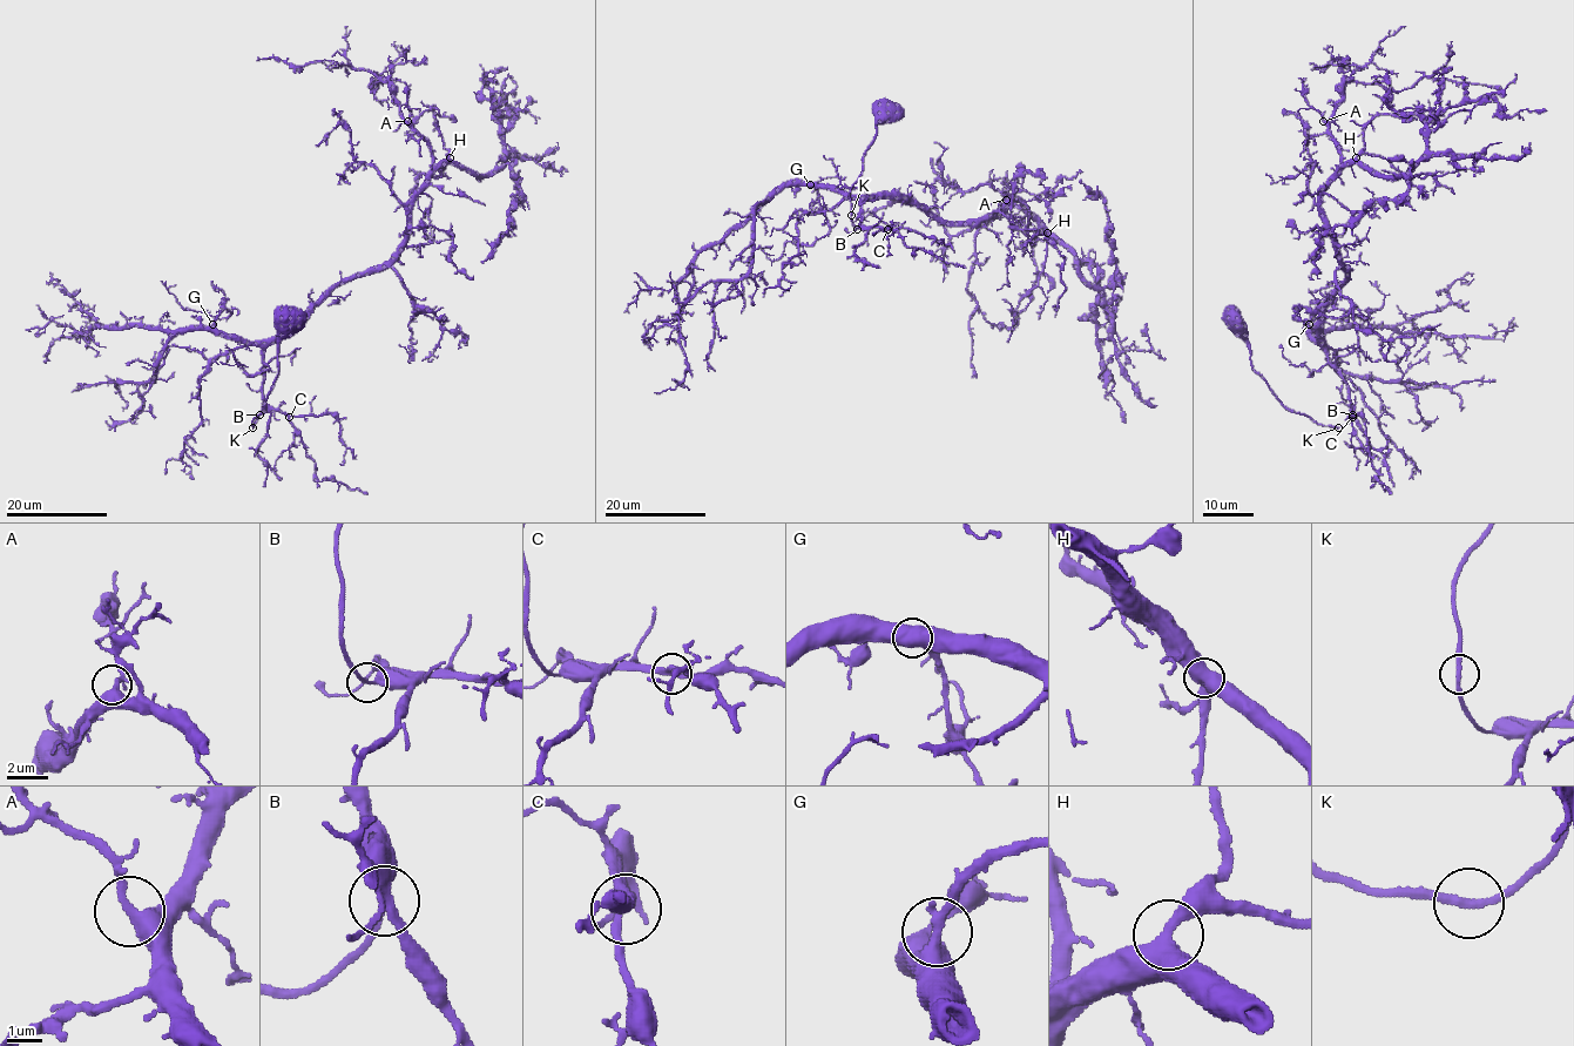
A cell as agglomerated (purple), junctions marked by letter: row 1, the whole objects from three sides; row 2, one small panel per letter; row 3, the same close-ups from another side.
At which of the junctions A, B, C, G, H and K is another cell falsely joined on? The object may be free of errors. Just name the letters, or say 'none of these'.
none of these

